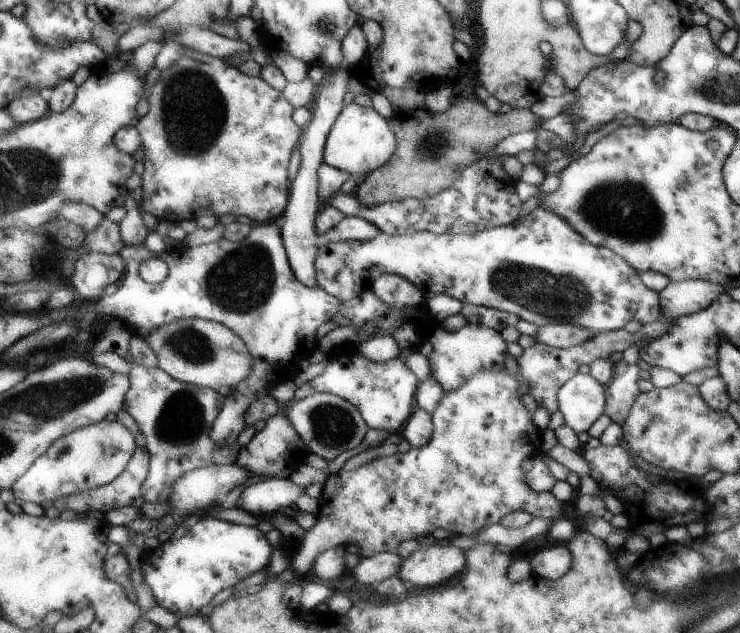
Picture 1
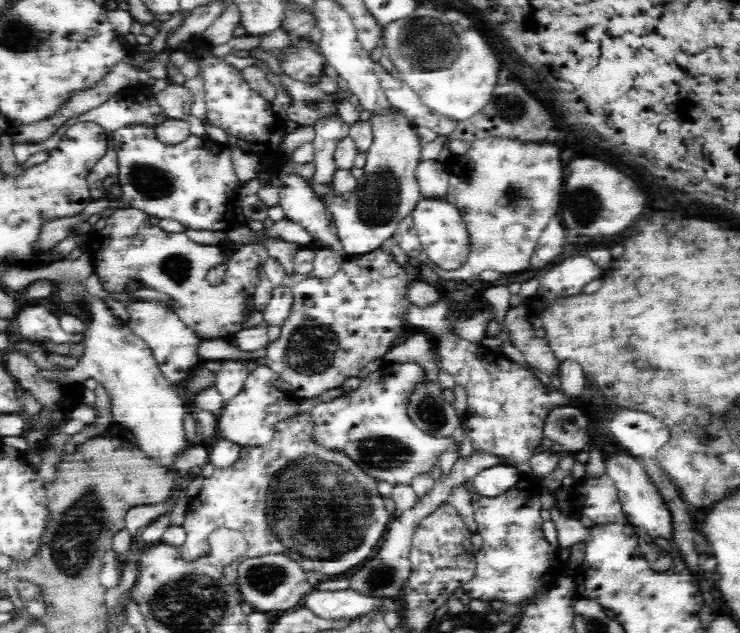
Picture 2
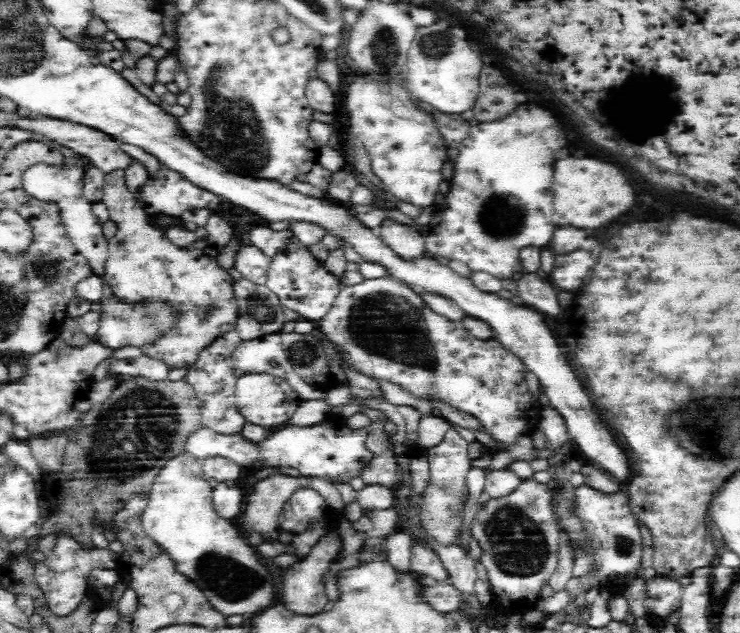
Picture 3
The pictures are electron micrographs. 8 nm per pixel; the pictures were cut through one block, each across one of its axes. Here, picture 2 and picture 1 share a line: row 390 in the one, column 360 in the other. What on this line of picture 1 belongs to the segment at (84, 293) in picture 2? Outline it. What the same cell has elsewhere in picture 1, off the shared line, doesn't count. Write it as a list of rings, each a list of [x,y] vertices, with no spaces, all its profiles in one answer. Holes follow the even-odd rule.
[[[351,102],[349,106],[345,106],[329,134],[325,148],[325,164],[353,174],[353,178],[363,178],[373,174],[375,170],[381,170],[381,166],[385,166],[397,154],[397,148],[399,138],[391,122],[383,118],[377,110],[363,108]]]

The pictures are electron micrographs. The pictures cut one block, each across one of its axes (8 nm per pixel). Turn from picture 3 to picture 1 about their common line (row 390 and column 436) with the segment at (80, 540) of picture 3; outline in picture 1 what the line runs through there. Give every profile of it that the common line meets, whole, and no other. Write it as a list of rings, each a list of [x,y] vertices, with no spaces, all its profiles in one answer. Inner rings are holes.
[[[385,88],[381,94],[393,106],[393,116],[389,122],[397,132],[399,148],[397,154],[385,166],[381,166],[381,170],[375,170],[359,184],[355,194],[367,206],[403,202],[407,198],[433,198],[453,188],[469,166],[475,166],[485,154],[495,152],[505,138],[533,132],[543,124],[543,118],[531,110],[511,108],[507,114],[493,114],[479,98],[457,98],[457,102],[453,102],[445,114],[435,114],[425,106],[427,92]]]

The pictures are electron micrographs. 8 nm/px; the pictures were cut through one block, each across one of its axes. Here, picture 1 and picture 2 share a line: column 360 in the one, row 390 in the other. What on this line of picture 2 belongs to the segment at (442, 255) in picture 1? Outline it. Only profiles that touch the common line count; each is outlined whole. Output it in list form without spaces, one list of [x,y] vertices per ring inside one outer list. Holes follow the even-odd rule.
[[[260,364],[246,378],[242,392],[226,402],[226,408],[222,410],[216,424],[216,436],[218,440],[230,440],[242,448],[262,448],[274,440],[278,422],[286,422],[288,418],[296,416],[298,404],[300,396],[294,392],[294,386],[282,380],[280,374],[276,374],[270,366]]]

